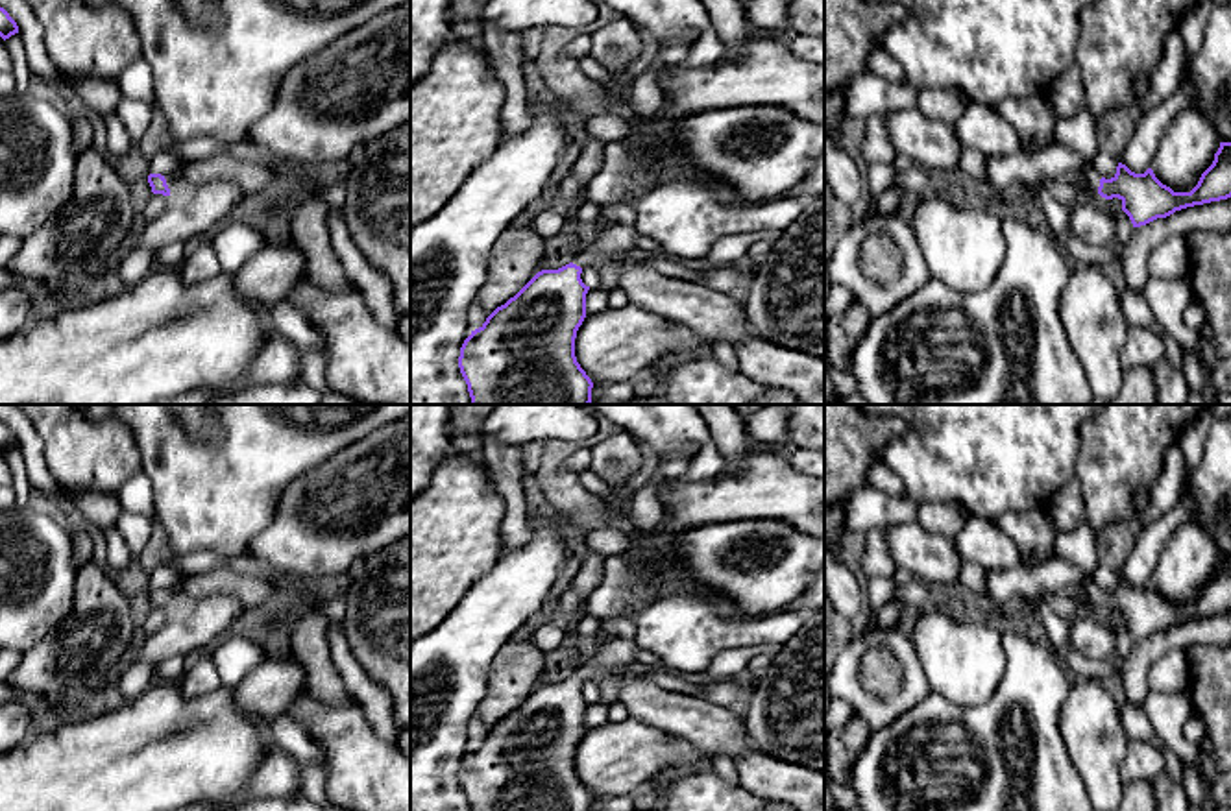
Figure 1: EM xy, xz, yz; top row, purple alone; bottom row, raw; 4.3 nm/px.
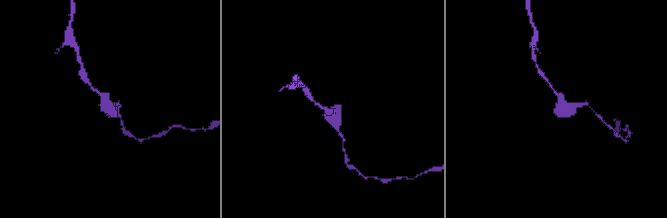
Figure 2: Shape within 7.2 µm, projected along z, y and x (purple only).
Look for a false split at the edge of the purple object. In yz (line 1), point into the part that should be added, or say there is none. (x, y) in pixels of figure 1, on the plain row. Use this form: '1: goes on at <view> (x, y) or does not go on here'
1: goes on at yz (1089, 592)

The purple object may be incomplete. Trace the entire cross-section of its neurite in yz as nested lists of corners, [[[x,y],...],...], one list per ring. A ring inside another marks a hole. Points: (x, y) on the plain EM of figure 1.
[[[1220,556],[1213,578],[1190,606],[1174,606],[1155,591],[1152,582],[1135,587],[1122,576],[1111,593],[1102,591],[1092,578],[1087,578],[1078,597],[1105,613],[1118,611],[1133,641],[1140,641],[1187,621],[1231,611],[1231,556]]]

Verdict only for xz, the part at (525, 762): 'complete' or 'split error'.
split error

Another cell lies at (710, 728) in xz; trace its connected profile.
[[[619,674],[625,680],[617,691],[617,702],[628,717],[691,743],[697,756],[726,754],[737,759],[754,750],[745,719],[739,719],[734,708],[665,691],[641,676]]]

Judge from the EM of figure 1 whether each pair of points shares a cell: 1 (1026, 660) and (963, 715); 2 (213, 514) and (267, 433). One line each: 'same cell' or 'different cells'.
1: same cell
2: same cell

